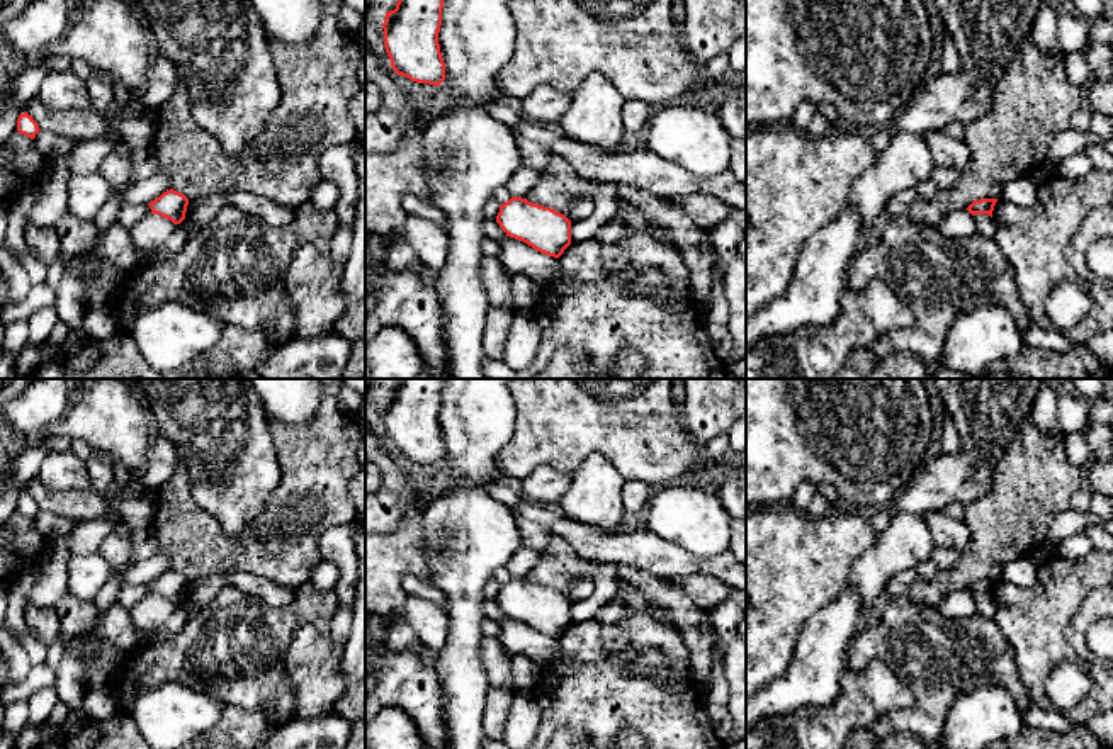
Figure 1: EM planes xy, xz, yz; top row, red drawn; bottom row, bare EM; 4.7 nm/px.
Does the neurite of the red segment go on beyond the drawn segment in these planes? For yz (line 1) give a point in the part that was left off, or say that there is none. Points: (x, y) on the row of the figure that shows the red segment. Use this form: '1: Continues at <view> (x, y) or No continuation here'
1: No continuation here

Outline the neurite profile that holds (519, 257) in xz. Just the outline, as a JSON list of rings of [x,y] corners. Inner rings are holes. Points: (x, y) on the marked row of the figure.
[[[508,236],[500,246],[498,260],[515,273],[527,275],[542,285],[561,275],[557,258],[544,255],[520,239]]]

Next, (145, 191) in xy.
[[[156,172],[144,180],[136,180],[121,192],[121,207],[150,204],[163,192],[170,190],[170,177],[165,172]]]

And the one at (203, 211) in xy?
[[[248,192],[212,194],[209,197],[189,200],[185,222],[192,226],[189,238],[212,222],[224,206],[236,206],[272,228],[284,228],[294,221],[296,209],[279,206],[265,197]]]

